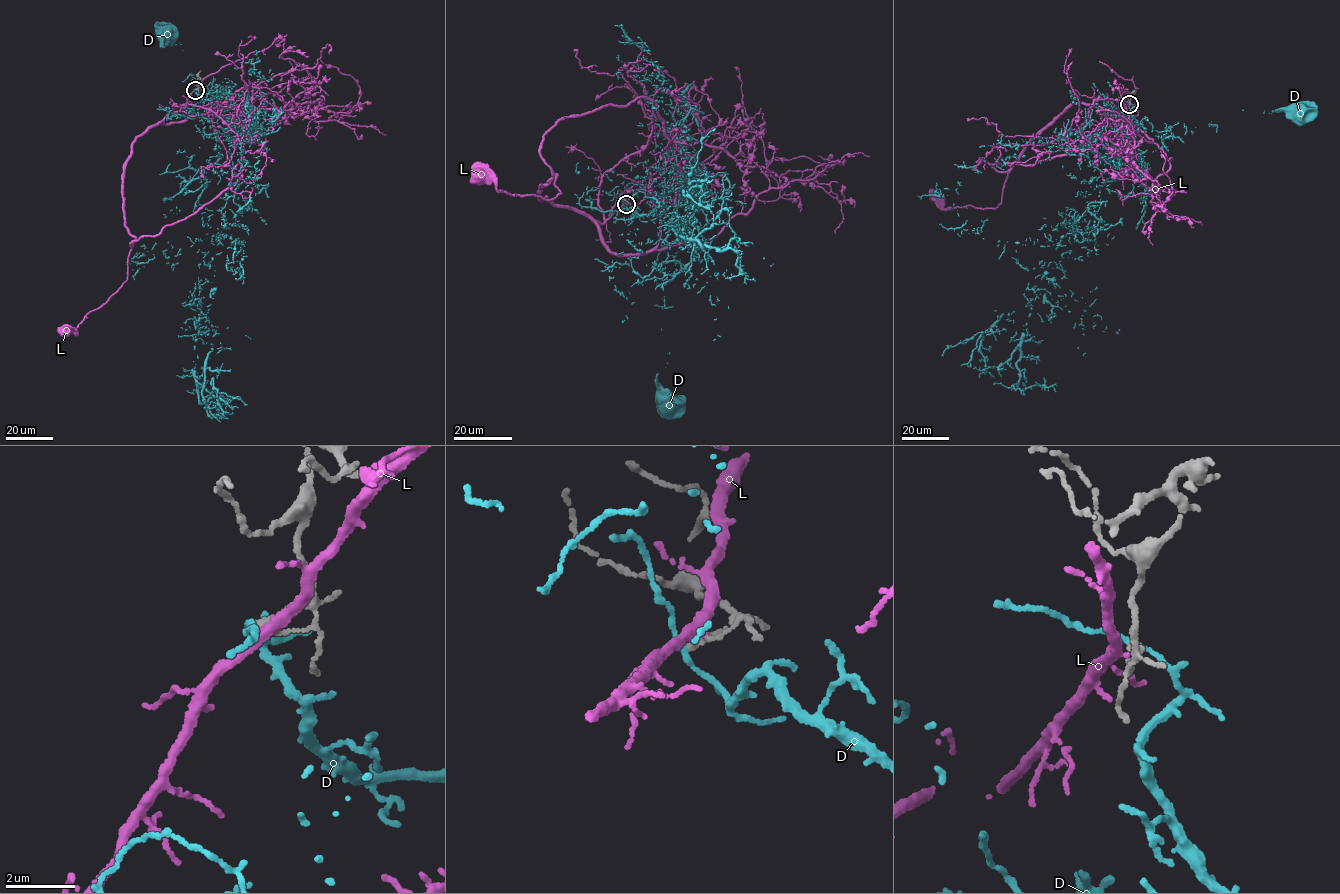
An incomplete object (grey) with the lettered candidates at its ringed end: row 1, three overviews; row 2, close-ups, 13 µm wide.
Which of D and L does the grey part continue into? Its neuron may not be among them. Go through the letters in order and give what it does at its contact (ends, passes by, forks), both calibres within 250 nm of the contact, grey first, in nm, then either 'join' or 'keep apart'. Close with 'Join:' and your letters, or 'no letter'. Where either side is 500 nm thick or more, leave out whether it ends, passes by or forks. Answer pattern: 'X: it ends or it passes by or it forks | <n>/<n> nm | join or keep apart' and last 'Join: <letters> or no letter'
D: it passes by | 110/130 nm | keep apart
L: it passes by | 140/280 nm | join
Join: L

